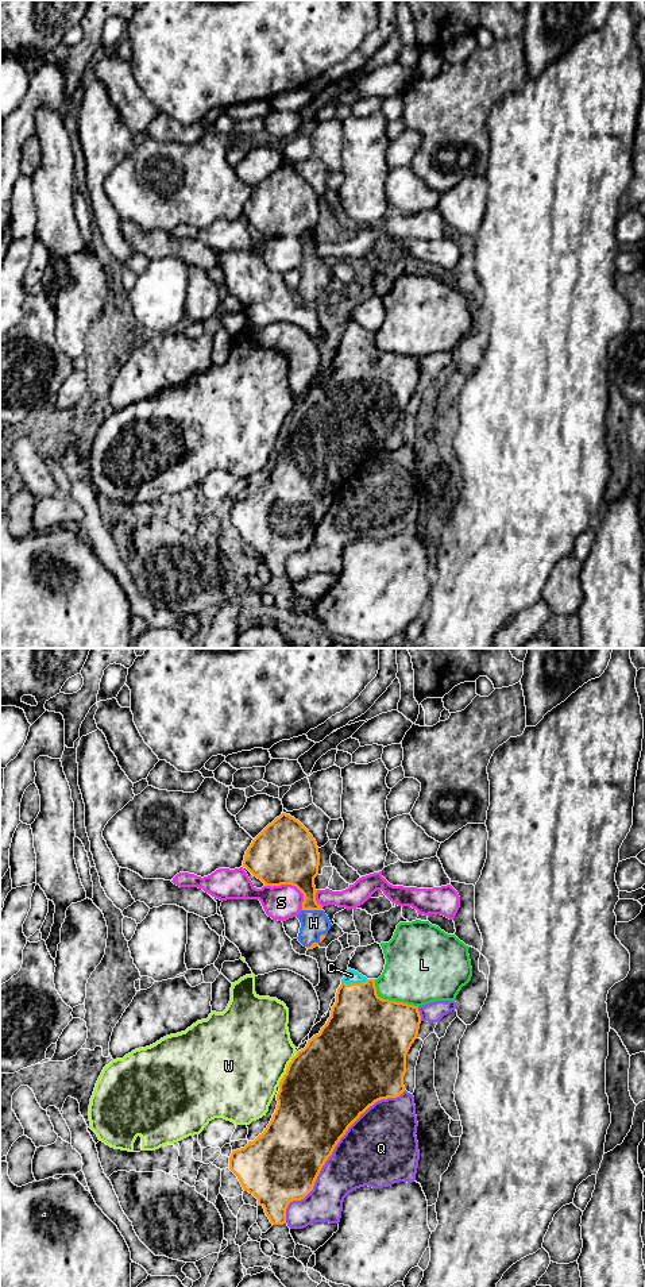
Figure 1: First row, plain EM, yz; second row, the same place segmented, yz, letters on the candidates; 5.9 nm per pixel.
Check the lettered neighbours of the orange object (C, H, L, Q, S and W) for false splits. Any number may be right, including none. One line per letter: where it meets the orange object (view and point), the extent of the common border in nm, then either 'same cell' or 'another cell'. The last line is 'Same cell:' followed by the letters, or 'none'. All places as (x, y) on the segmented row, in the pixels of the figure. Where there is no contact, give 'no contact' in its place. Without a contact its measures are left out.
C: meets orange in yz at (354, 983); contact 160 nm long; same cell
H: meets orange in yz at (312, 909); contact 120 nm long; same cell
L: meets orange in yz at (390, 1001); contact 300 nm long; another cell
Q: meets orange in yz at (332, 1151); contact 1050 nm long; another cell
S: meets orange in yz at (292, 885); contact 280 nm long; another cell
W: meets orange in yz at (286, 1071); contact 220 nm long; another cell
Same cell: C, H

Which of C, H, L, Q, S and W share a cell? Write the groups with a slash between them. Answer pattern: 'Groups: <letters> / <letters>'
Groups: C H / L / Q / S / W

